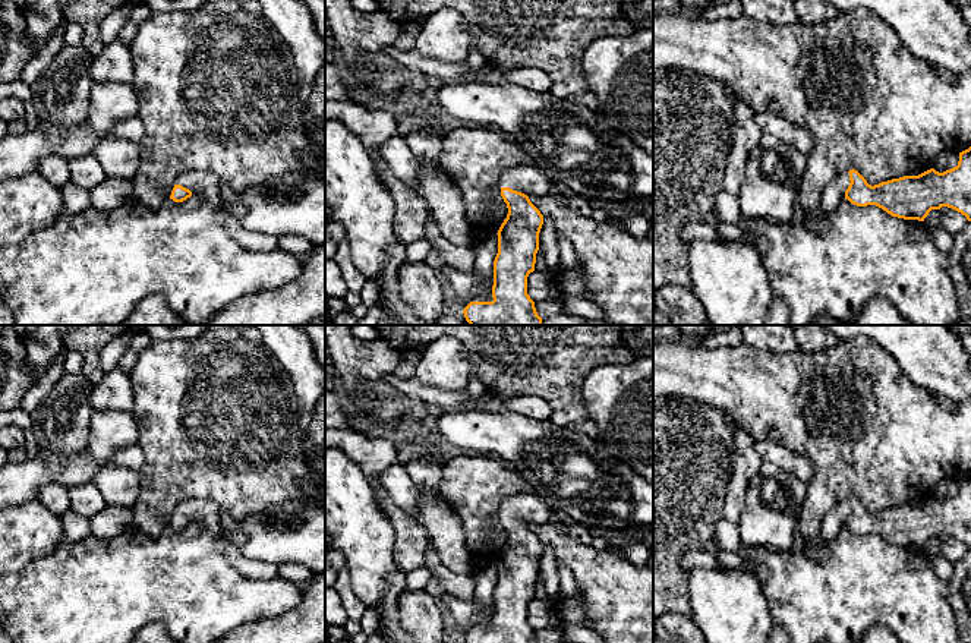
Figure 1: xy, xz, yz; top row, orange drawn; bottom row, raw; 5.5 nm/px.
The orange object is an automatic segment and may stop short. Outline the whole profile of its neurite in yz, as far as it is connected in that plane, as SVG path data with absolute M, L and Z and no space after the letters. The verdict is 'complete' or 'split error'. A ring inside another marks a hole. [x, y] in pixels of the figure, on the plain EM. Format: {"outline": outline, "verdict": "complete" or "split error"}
{"outline": "M971 475L959 480L958 494L943 501L930 497L918 504L904 504L868 513L857 499L836 504L823 517L816 538L807 538L806 554L816 561L829 555L829 543L848 527L857 535L876 533L892 545L924 549L931 538L952 536L971 549Z", "verdict": "split error"}

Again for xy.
{"outline": "M186 499L177 504L170 527L183 530L192 523L199 523L202 527L212 532L223 532L220 510L209 501Z", "verdict": "split error"}

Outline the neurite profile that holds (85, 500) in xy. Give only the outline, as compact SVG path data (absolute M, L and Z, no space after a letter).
M92 482L73 486L67 489L67 492L70 504L69 508L86 519L94 517L107 507L101 492Z

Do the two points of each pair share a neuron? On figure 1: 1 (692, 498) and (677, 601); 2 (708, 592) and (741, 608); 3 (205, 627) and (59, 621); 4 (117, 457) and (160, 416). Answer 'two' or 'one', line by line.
1: one
2: one
3: one
4: two

